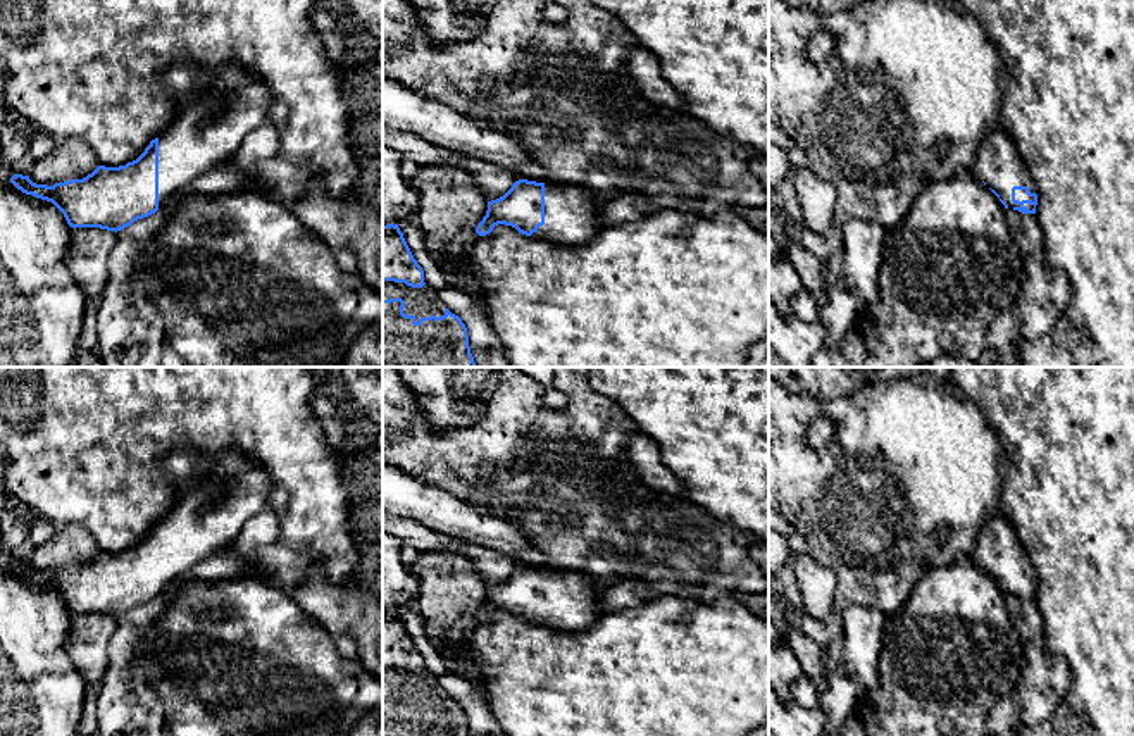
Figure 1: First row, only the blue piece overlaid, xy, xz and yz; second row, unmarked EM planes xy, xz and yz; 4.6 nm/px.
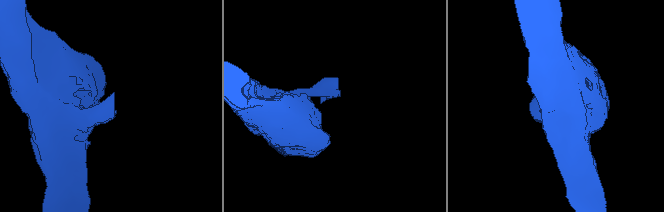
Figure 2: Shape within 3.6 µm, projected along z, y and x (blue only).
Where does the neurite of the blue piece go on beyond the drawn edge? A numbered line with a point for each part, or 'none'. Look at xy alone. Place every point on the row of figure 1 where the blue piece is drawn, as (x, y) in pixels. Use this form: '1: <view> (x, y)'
1: xy (209, 130)

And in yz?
1: yz (998, 164)

